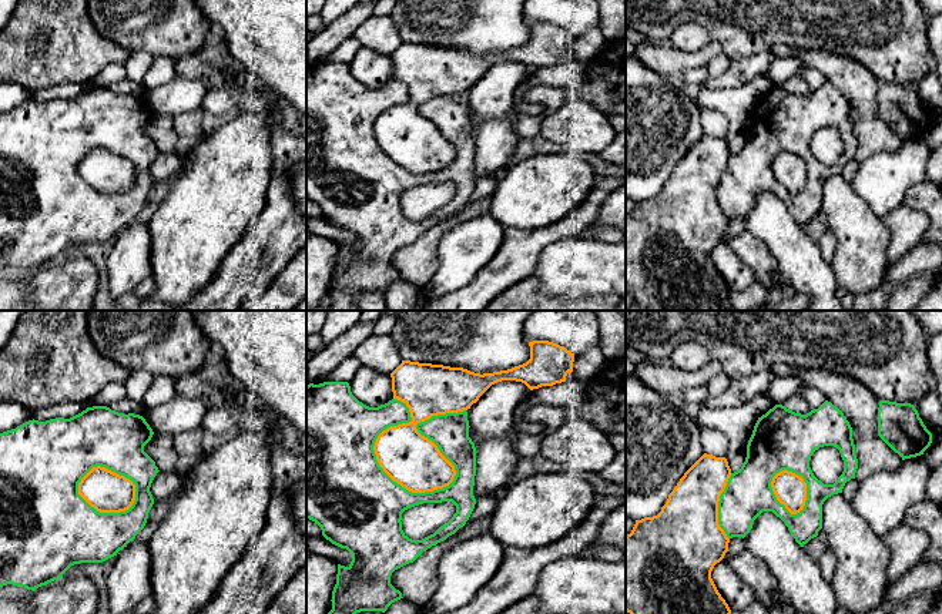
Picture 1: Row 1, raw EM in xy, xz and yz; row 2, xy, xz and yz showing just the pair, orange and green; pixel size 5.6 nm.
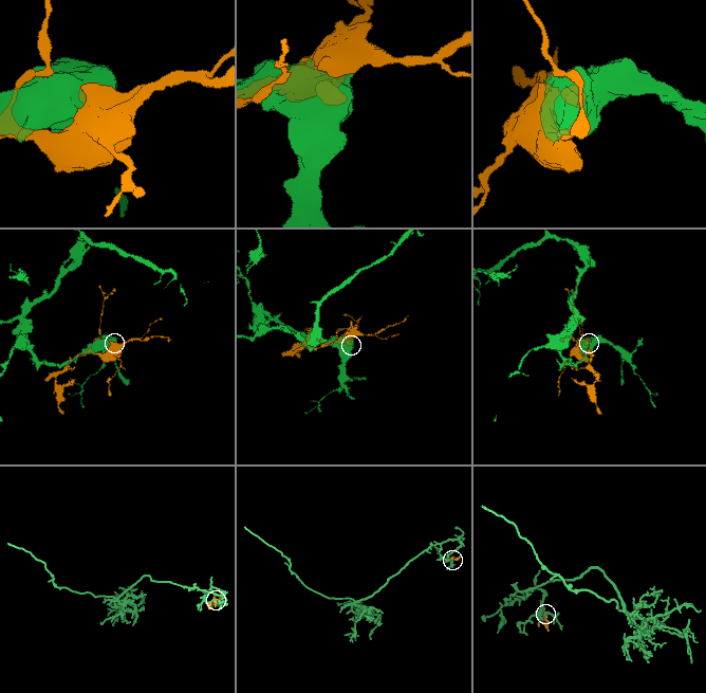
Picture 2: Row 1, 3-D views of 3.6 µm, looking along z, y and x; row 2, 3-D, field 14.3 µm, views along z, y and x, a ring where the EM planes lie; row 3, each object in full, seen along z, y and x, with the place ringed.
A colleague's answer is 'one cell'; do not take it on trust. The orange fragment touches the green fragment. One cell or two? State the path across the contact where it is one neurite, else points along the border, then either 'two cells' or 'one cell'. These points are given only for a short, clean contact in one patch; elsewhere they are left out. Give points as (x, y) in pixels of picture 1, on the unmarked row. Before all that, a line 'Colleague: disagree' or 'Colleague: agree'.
Colleague: disagree
two cells

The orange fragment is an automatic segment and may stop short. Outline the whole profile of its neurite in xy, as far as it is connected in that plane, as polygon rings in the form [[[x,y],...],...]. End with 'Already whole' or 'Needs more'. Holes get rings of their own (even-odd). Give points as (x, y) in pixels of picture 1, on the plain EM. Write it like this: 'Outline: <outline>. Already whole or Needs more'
Outline: [[[93,148],[78,164],[78,175],[100,194],[128,191],[135,181],[135,165],[105,148]]]. Already whole

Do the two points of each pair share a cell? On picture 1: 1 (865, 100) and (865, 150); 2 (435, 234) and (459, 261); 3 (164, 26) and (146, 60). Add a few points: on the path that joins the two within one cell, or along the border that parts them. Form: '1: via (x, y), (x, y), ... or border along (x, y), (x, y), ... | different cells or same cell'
1: via (865, 113), (865, 137) | same cell
2: border along (469, 220), (443, 234), (435, 271) | different cells
3: border along (130, 51), (146, 50), (156, 57) | different cells

